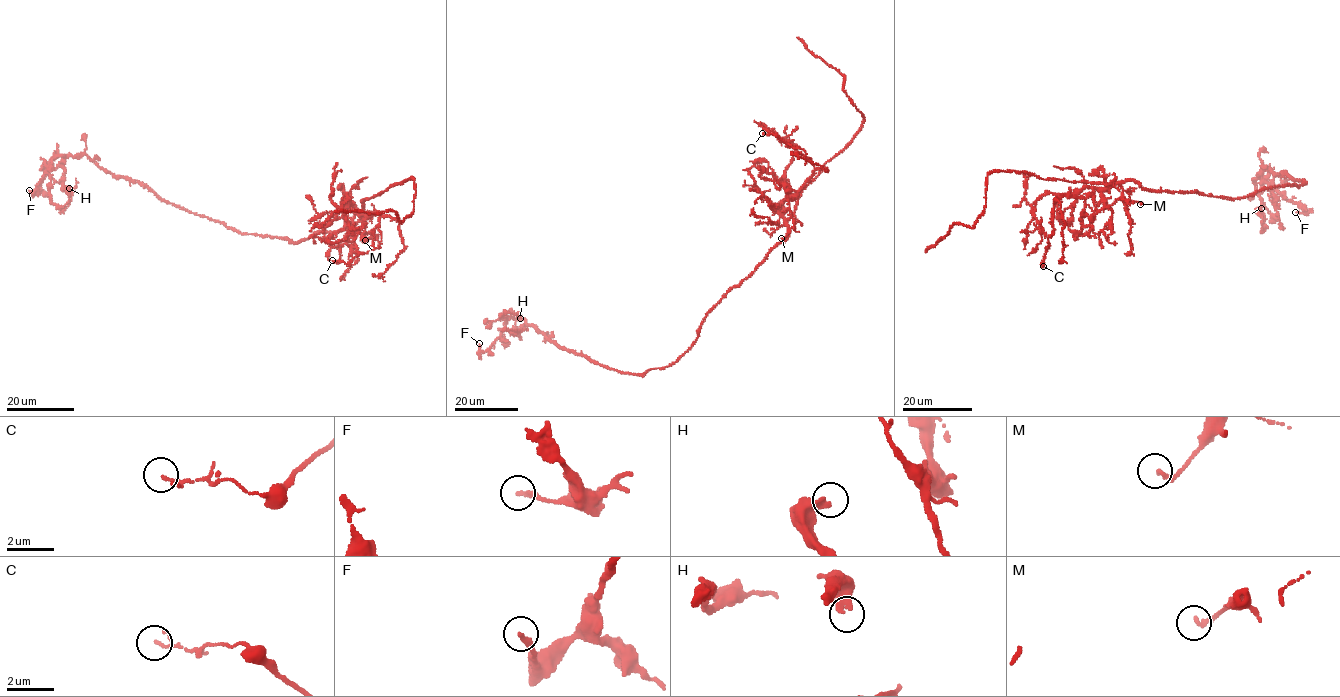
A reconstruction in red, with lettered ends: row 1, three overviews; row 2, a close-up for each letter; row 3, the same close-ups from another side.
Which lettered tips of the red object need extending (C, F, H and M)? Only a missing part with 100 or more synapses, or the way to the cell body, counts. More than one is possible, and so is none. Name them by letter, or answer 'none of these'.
none of these

